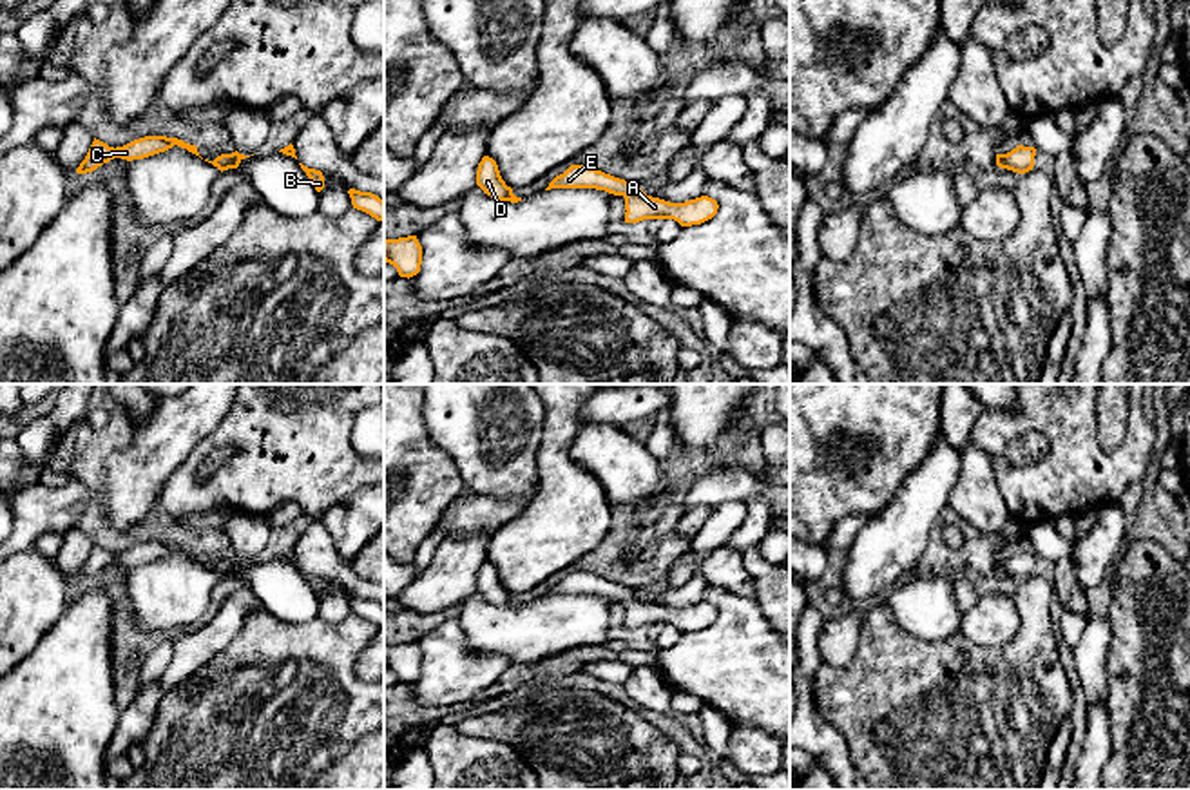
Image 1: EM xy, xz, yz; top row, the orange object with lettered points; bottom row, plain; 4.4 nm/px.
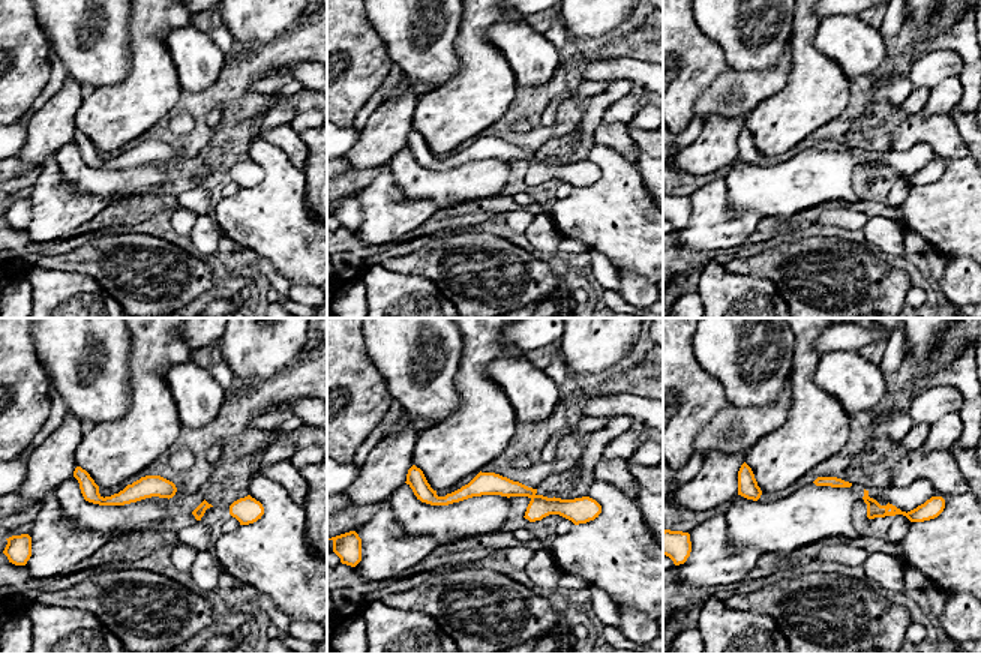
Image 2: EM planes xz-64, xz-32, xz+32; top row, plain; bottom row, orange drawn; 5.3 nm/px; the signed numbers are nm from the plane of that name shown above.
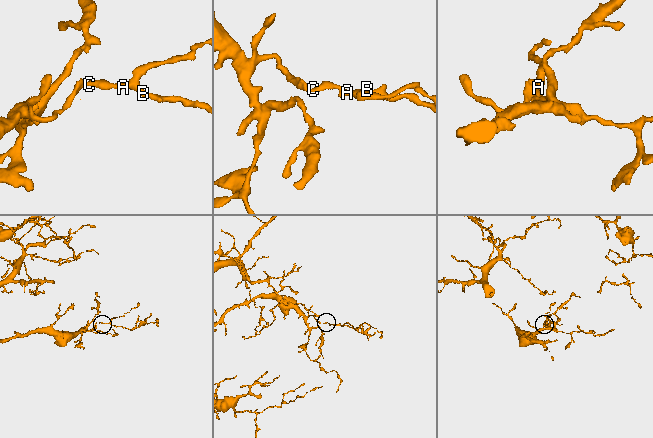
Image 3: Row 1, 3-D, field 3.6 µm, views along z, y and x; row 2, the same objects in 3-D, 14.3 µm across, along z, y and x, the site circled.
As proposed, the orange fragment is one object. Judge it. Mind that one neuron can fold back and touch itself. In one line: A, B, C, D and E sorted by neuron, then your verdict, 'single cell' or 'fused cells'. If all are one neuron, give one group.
A B C D E; single cell

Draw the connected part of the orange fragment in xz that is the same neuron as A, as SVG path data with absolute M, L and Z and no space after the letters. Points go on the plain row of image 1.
M571 571L563 580L556 582L545 596L551 594L596 594L625 603L625 629L639 629L643 625L674 625L681 632L701 631L717 620L717 607L701 602L685 609L670 609L647 602L639 592L605 580L601 576Z

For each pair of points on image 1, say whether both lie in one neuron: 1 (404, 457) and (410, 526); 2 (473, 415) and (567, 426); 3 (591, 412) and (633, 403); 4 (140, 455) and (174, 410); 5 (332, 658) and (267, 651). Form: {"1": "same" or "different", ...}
{"1": "same", "2": "different", "3": "same", "4": "same", "5": "same"}

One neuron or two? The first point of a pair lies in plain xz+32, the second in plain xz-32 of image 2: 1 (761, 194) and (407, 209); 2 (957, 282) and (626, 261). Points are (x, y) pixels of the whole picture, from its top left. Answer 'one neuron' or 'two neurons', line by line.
1: two neurons
2: two neurons

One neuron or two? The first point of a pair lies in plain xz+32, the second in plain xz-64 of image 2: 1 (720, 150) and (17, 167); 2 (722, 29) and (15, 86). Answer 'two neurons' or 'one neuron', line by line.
1: two neurons
2: two neurons

